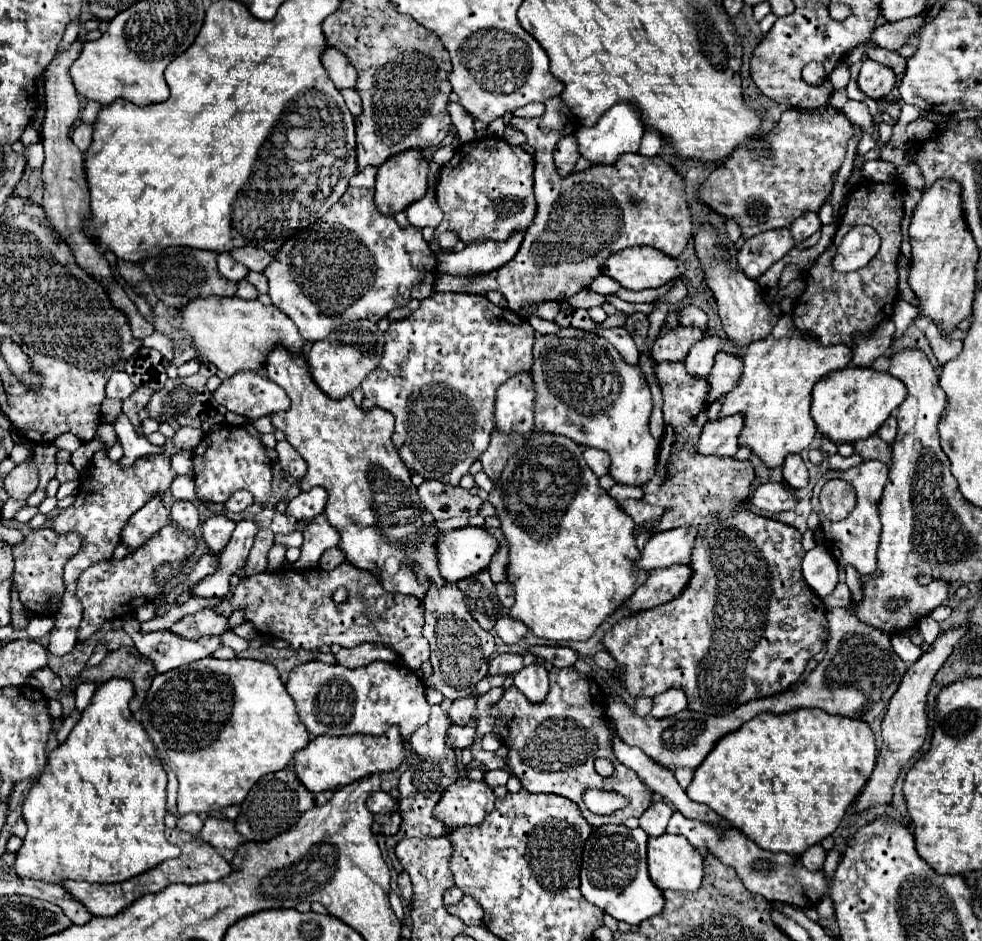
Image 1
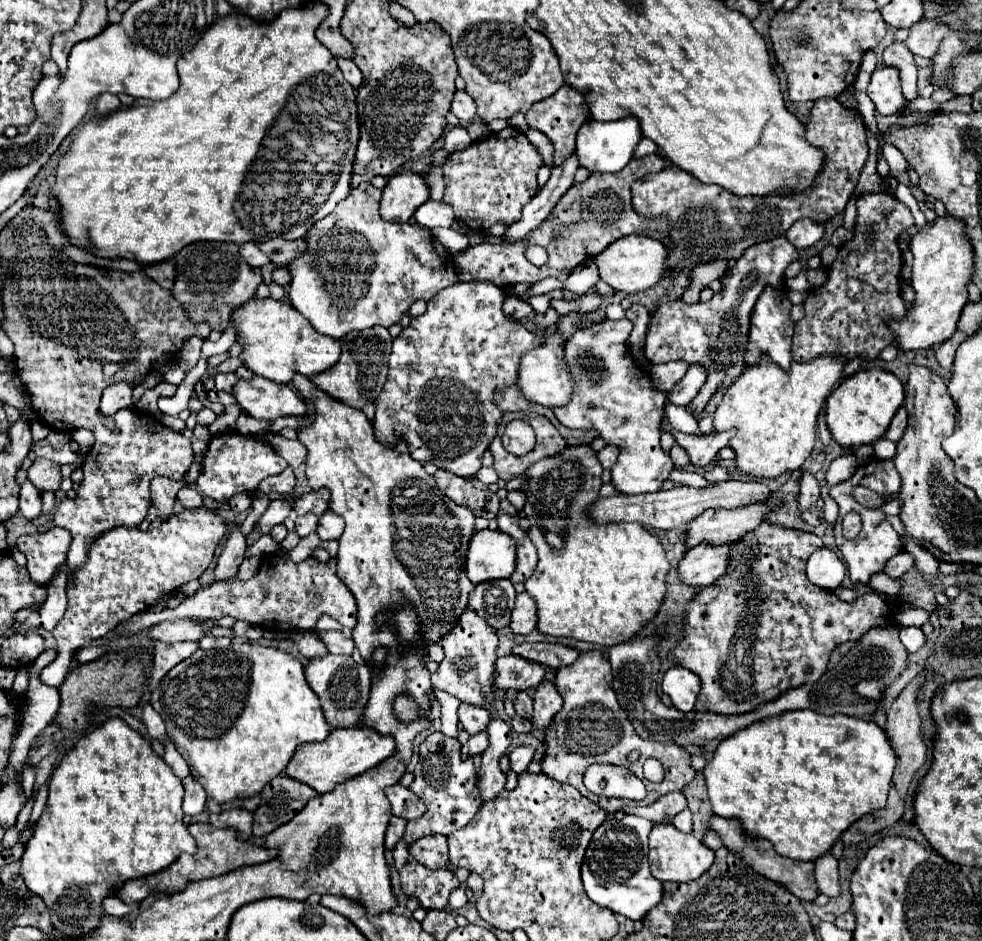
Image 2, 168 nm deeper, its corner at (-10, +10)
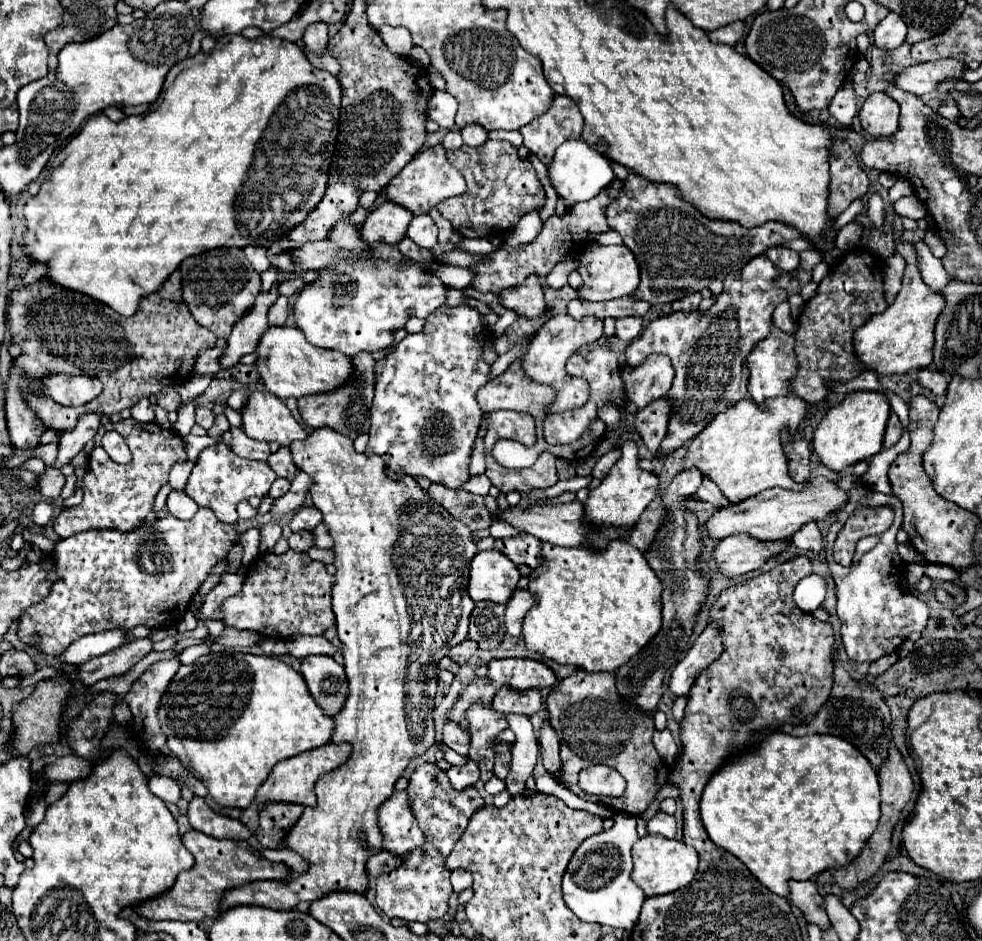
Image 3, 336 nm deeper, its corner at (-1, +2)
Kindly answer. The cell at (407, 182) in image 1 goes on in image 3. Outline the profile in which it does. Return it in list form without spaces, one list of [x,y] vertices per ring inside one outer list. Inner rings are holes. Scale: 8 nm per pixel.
[[[384,202],[376,210],[372,210],[368,220],[364,222],[362,240],[368,242],[368,246],[374,246],[378,242],[394,246],[406,236],[410,220],[412,214],[408,214],[408,210],[394,206],[394,202]]]

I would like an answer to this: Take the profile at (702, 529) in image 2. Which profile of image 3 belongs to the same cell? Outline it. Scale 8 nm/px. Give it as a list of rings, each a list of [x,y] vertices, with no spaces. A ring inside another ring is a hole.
[[[818,476],[808,482],[808,488],[794,492],[786,488],[770,488],[760,492],[758,496],[752,496],[740,504],[732,504],[728,508],[718,510],[708,520],[708,534],[716,540],[734,536],[734,534],[750,534],[762,542],[766,540],[786,540],[792,538],[794,532],[798,532],[808,522],[822,522],[834,512],[838,512],[848,502],[848,492],[838,488],[836,482]]]

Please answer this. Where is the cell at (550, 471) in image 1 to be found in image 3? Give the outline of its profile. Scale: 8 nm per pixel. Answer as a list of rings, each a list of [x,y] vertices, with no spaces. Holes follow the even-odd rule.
[[[612,540],[604,552],[548,544],[542,544],[542,550],[544,566],[530,574],[528,584],[536,596],[536,604],[524,618],[528,650],[586,672],[616,672],[658,634],[662,584],[640,550],[626,540]]]

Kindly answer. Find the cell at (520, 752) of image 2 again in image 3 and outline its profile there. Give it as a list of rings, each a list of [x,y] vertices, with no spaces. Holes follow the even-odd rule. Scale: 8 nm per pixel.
[[[508,718],[510,730],[516,734],[516,742],[512,746],[512,768],[506,778],[506,790],[510,798],[524,794],[524,784],[532,776],[532,770],[538,760],[538,742],[528,718]]]

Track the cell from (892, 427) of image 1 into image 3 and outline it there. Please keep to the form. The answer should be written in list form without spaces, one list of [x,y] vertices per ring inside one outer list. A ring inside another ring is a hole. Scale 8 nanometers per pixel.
[[[892,412],[890,414],[890,420],[888,420],[888,426],[886,426],[886,436],[884,436],[884,448],[890,448],[898,442],[898,438],[902,436],[902,424],[898,420],[898,416]]]

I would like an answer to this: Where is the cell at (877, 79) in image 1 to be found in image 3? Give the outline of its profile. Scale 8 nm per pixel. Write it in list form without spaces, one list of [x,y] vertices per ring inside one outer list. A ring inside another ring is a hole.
[[[882,92],[872,94],[860,108],[860,124],[874,138],[888,138],[898,130],[900,108]]]

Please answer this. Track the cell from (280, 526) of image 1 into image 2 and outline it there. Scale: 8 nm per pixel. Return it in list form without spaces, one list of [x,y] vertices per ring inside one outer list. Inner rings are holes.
[[[305,514],[305,516],[299,516],[295,520],[295,532],[303,538],[311,532],[315,532],[315,526],[317,526],[317,516],[315,514]]]

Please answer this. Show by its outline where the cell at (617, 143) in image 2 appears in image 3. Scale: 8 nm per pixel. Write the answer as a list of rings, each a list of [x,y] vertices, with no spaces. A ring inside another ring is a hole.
[[[572,140],[572,142],[564,142],[562,146],[558,146],[554,160],[548,166],[548,178],[550,178],[556,194],[564,200],[566,208],[570,208],[576,202],[584,202],[584,200],[598,196],[600,190],[610,186],[610,182],[614,180],[614,172],[610,168],[610,164],[612,162],[604,154],[600,154],[596,148],[588,146],[582,140]]]

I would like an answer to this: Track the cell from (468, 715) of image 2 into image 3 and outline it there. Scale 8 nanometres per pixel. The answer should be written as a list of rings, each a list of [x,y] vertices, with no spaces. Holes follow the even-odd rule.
[[[446,722],[444,730],[442,730],[442,744],[452,748],[454,752],[466,756],[470,738],[468,738],[468,734],[464,734],[464,730],[460,730],[460,726],[456,726],[456,722]]]

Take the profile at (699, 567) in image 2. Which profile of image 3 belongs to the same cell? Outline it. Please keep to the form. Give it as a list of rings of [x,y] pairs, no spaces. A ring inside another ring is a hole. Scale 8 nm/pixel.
[[[740,534],[720,540],[718,548],[714,550],[714,560],[726,576],[740,576],[758,570],[770,558],[786,552],[786,548],[786,540],[760,542],[748,534]]]

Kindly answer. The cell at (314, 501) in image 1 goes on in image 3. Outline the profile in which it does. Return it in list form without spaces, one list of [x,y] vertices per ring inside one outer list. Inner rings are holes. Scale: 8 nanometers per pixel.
[[[302,506],[290,520],[290,528],[292,532],[300,532],[300,530],[314,530],[316,524],[322,522],[322,514],[320,510],[316,510],[314,506]]]

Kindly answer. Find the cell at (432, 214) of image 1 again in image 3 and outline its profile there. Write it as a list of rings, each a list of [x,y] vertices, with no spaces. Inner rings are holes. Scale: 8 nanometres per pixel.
[[[422,214],[422,216],[412,218],[412,222],[408,226],[408,238],[426,250],[434,250],[438,246],[438,242],[436,242],[438,228],[436,228],[434,220],[430,218],[430,214]]]

